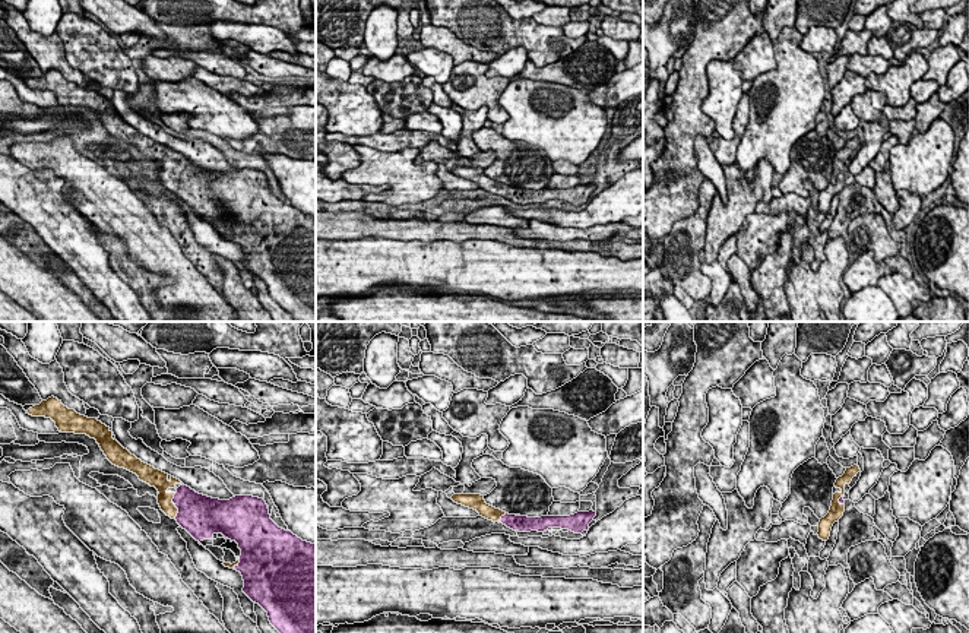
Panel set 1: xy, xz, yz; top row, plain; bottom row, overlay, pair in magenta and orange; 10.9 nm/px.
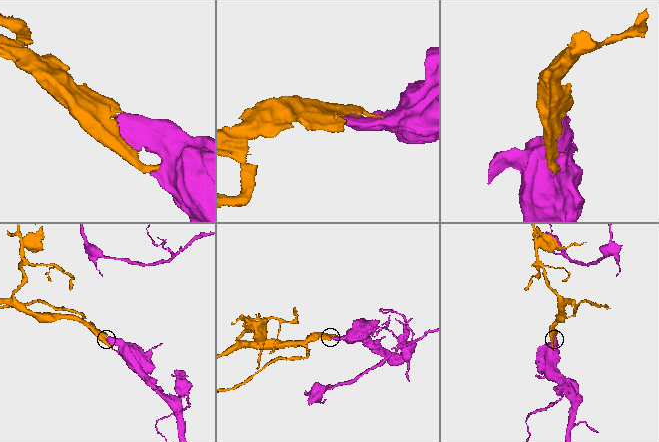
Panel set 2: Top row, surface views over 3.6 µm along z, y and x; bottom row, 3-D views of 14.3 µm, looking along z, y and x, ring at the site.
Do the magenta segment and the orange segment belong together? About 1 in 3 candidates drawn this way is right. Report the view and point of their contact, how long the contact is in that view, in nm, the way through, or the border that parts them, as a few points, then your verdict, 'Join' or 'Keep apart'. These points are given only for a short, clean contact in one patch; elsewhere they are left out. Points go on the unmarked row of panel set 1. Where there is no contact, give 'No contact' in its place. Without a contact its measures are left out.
Touches magenta at xy (176, 179). Shared border 280 nm. Join

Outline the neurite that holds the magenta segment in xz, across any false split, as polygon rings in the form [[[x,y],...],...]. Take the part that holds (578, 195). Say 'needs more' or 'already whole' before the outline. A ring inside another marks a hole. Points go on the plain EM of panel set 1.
needs more | [[[453,167],[450,170],[455,175],[465,180],[474,181],[479,189],[506,197],[507,200],[519,205],[538,203],[544,205],[548,200],[561,200],[569,202],[574,206],[582,206],[589,202],[589,196],[596,189],[596,184],[577,184],[570,189],[541,189],[541,190],[528,190],[509,187],[500,181],[495,181],[485,175],[484,168],[481,167]]]

